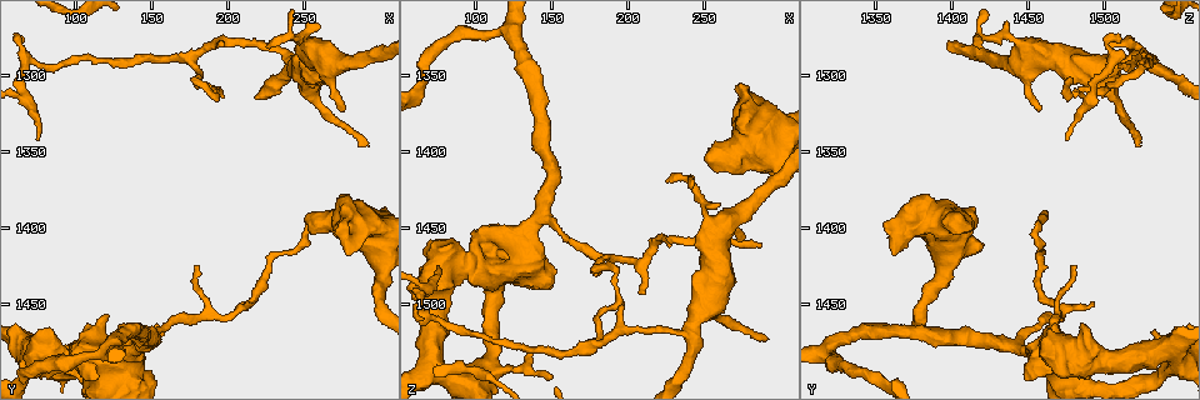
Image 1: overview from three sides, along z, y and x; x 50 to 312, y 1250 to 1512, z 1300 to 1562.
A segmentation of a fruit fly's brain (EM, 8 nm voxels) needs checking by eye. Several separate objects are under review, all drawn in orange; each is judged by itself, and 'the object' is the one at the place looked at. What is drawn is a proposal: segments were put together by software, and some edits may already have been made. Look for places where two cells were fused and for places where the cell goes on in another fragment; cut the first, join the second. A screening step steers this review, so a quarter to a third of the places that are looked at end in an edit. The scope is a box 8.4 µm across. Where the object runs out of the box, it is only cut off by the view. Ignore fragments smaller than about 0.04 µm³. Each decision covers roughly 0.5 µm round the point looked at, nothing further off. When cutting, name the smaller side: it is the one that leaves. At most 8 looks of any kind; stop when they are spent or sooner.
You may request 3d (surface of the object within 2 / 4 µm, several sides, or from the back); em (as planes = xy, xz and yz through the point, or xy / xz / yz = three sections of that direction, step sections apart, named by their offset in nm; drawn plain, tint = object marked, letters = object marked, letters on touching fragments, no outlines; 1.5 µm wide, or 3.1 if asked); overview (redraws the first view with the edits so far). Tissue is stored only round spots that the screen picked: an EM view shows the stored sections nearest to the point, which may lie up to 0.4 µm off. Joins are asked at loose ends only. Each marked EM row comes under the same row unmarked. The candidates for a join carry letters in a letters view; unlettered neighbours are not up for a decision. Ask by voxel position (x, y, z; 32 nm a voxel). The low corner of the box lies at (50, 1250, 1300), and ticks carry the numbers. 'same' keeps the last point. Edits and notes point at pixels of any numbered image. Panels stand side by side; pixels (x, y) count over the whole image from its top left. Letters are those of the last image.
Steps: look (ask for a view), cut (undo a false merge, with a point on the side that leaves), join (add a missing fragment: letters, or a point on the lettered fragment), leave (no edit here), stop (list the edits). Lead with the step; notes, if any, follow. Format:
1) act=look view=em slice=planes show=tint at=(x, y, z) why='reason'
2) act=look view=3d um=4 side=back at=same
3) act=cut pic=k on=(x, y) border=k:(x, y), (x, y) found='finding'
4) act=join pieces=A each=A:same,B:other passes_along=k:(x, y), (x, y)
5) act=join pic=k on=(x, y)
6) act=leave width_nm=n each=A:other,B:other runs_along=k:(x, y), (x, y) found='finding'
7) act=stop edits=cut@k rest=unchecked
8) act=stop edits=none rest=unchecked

act=look view=em slice=planes show=tint at=(288, 1388, 1460) why='tapers out'

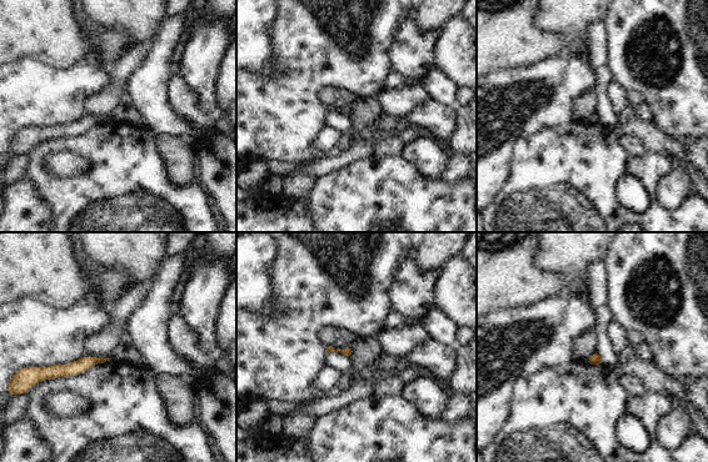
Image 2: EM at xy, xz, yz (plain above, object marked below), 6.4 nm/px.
act=look view=em slice=planes show=letters at=same why='see the neighbours'

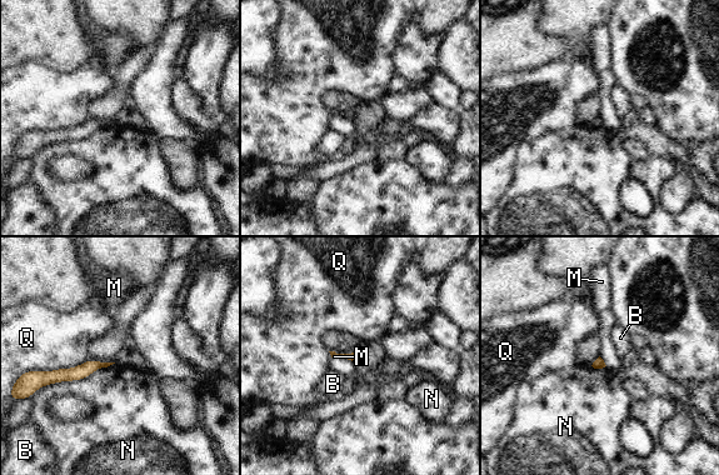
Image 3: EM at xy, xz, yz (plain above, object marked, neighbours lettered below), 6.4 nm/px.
act=leave longest_contact=N:500nm each=B:other,M:other,N:other,Q:other border=3:(114, 363), (84, 378), (39, 388) found='none of them fits'

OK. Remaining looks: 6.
act=look view=em slice=xy step=4 show=tint at=(290, 1346, 1520) why='free end'

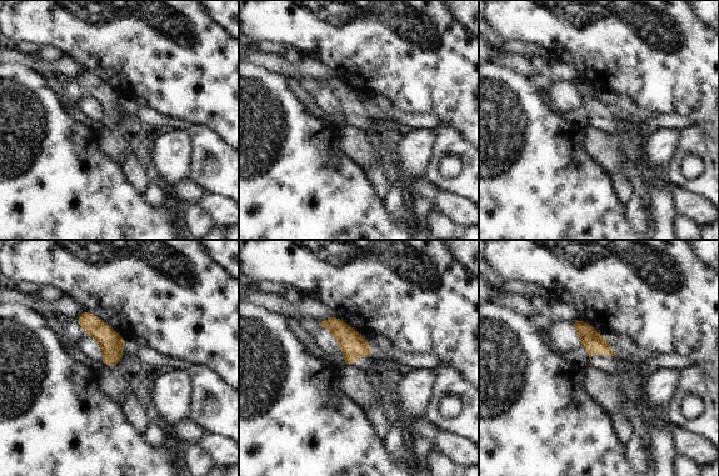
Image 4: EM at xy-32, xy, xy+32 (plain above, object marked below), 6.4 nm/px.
act=look view=em slice=xy step=4 show=letters at=same

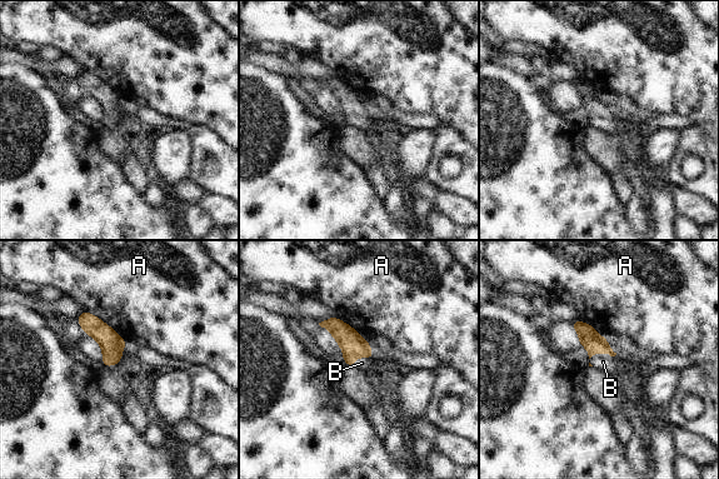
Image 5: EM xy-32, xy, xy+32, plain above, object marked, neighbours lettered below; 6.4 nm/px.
act=join pieces=B width_nm=110 longest_contact=A:360nm each=A:other,B:same found='the cell continues'

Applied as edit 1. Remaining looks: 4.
act=look view=overview

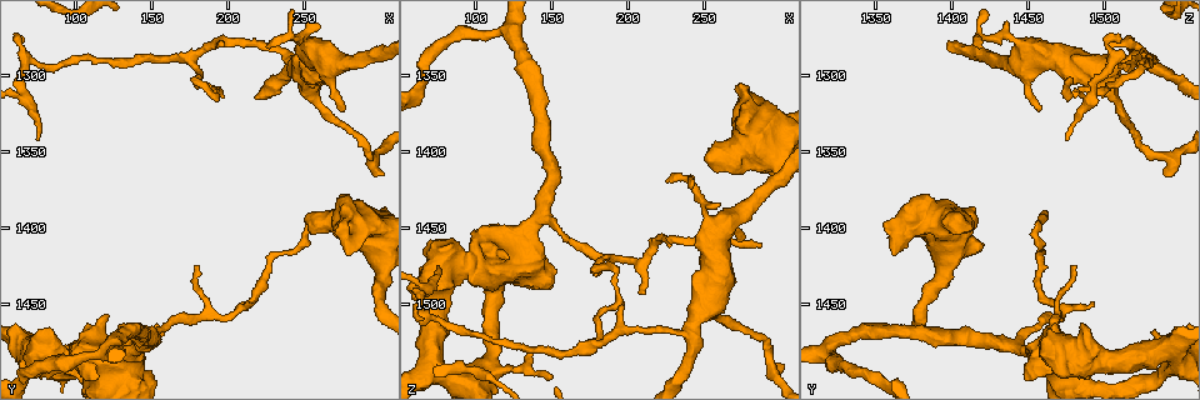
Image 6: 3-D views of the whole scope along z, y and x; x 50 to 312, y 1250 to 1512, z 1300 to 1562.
act=look view=em slice=planes show=letters at=(276, 1324, 1456) why='branch stops here'

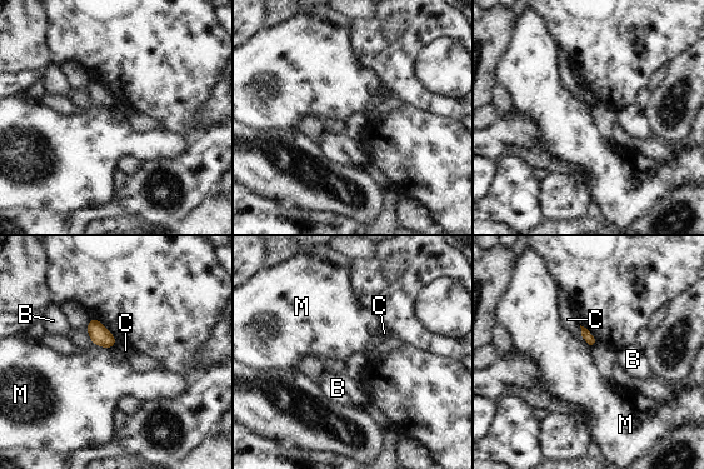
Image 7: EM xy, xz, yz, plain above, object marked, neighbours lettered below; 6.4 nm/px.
act=leave each=B:other,C:other,M:other border=7:(93, 344), (109, 349) found='none of them fits'

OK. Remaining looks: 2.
act=stop edits=join@5 rest=unchecked

